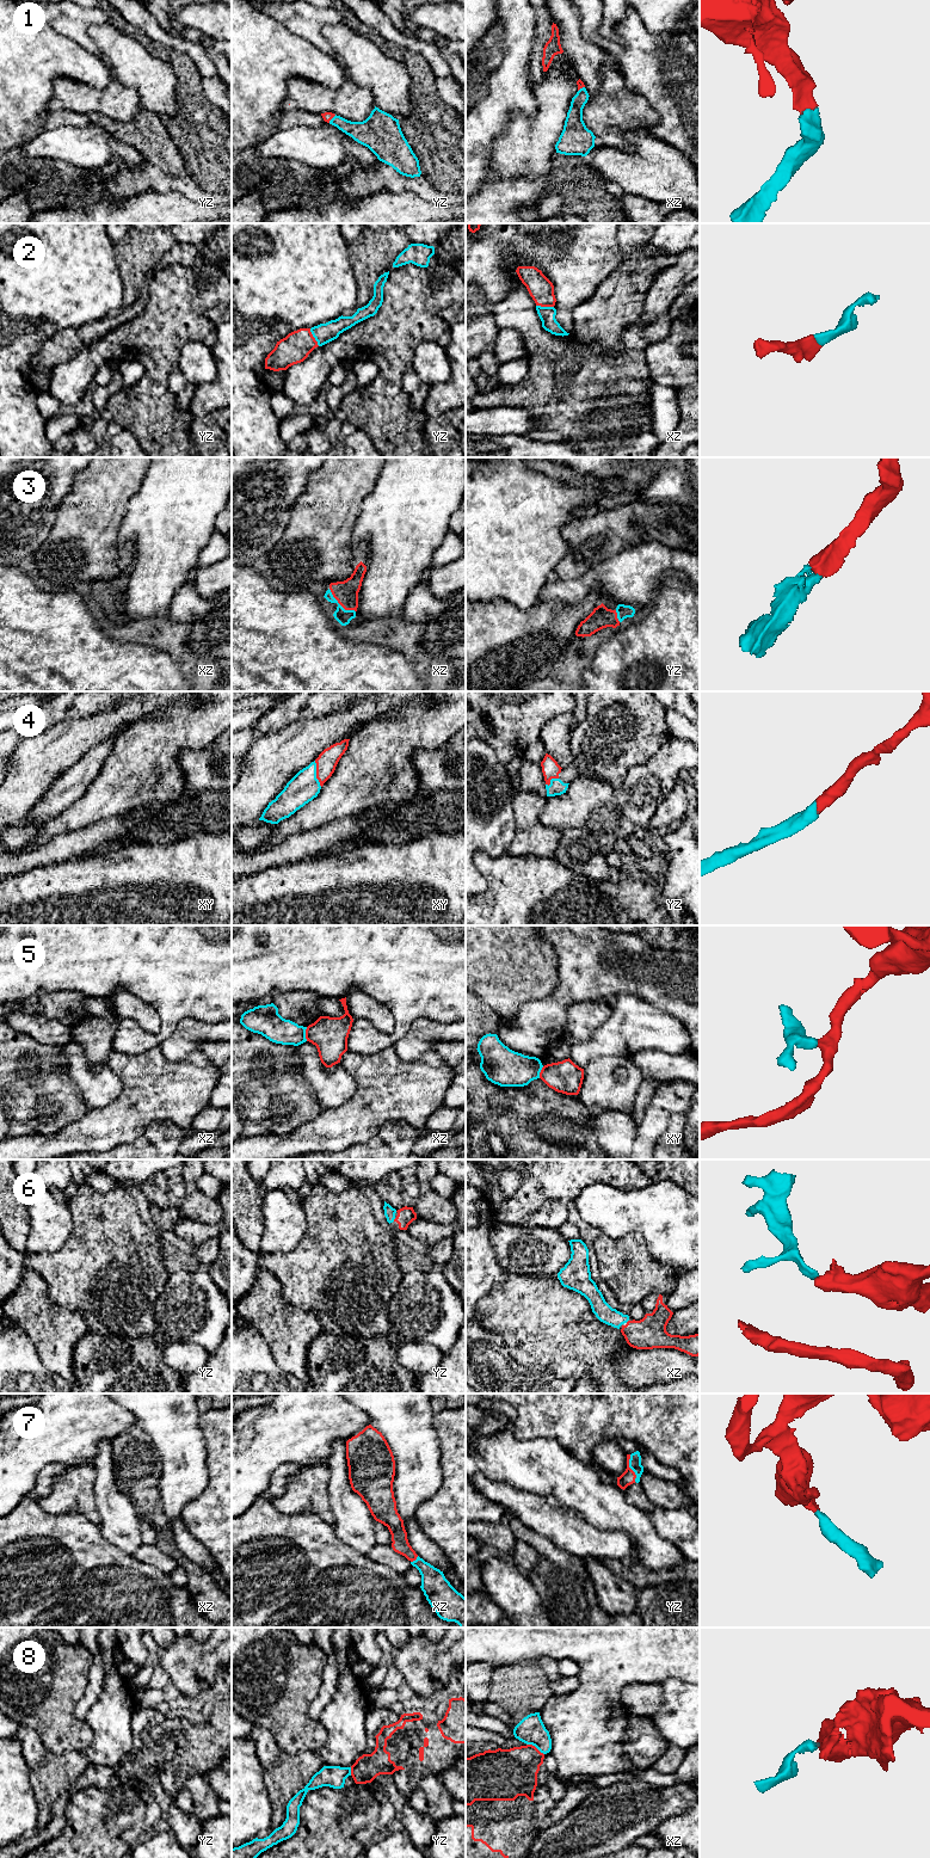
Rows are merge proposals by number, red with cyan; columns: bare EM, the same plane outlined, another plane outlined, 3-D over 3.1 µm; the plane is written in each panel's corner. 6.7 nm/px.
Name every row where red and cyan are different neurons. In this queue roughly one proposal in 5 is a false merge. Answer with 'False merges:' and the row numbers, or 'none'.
False merges: 5

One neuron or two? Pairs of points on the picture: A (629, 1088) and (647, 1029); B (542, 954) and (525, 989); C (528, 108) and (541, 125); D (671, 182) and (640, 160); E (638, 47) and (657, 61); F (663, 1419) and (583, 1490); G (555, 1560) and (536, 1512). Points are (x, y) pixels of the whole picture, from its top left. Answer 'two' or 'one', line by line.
A: two
B: one
C: two
D: one
E: one
F: two
G: two

